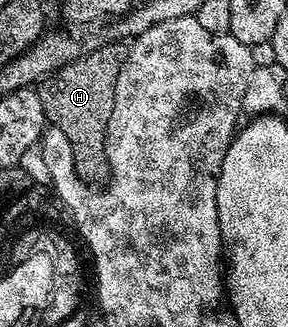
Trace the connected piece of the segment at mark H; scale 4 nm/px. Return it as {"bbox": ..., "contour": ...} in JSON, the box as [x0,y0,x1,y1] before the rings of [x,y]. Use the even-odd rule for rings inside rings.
{"bbox":[36,39,128,183],"contour":[[[110,39],[107,42],[107,45],[98,45],[95,49],[87,48],[81,57],[43,79],[36,89],[47,122],[64,131],[68,147],[72,147],[74,169],[87,183],[105,182],[108,177],[105,133],[112,114],[116,77],[125,63],[128,50],[121,40]]]}

